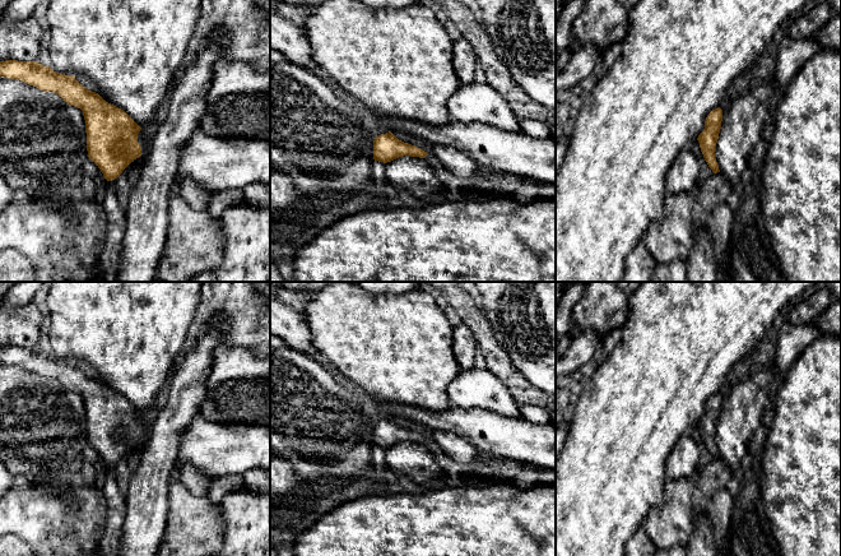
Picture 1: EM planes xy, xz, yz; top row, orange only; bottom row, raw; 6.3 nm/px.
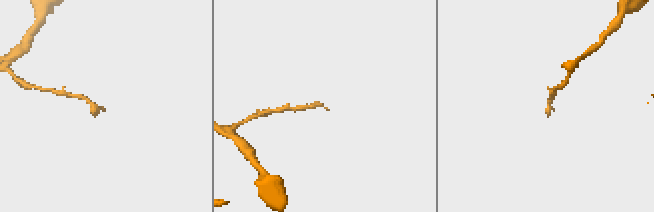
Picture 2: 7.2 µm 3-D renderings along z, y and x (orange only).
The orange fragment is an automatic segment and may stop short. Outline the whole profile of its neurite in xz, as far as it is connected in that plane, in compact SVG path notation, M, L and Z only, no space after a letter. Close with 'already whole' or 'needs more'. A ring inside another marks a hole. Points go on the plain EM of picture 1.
M392 418L381 420L373 426L373 445L378 448L391 448L399 443L410 441L424 444L427 437L399 426Z; already whole

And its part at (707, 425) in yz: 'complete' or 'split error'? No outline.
complete

